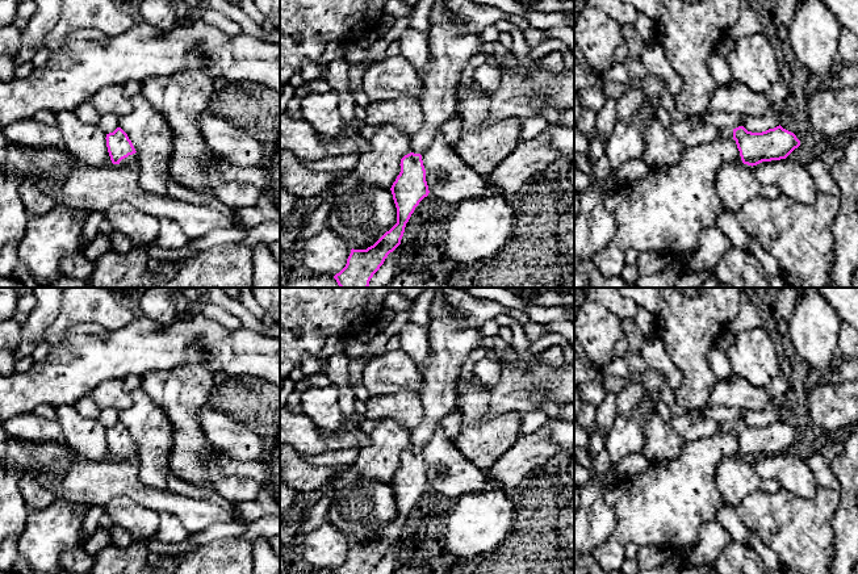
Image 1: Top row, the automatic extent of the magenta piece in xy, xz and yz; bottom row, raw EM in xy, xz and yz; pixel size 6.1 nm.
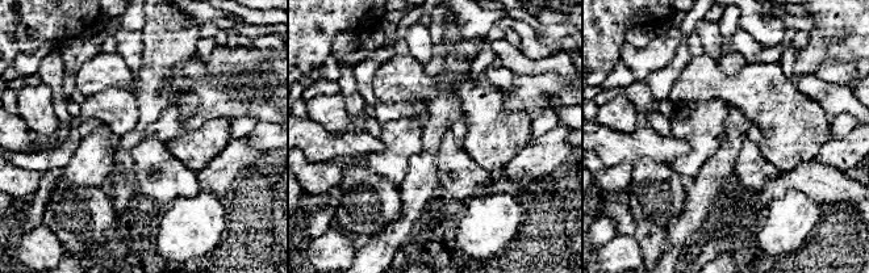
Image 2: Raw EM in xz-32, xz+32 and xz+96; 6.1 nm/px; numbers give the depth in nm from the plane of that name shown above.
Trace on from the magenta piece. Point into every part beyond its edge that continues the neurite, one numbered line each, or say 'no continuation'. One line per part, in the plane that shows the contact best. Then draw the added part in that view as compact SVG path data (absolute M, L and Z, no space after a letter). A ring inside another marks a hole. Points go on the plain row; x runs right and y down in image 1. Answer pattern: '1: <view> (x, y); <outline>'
1: xy (130, 455); M135 447L135 448L133 448L133 449L129 449L129 451L125 452L125 453L122 453L122 454L120 456L120 458L131 461L131 460L135 460L135 458L137 458L137 453L138 453L138 449L137 449L137 447Z

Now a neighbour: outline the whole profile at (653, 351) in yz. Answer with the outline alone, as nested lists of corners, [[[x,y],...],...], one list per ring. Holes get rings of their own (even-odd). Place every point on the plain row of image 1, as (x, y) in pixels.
[[[654,332],[646,336],[639,352],[648,366],[660,373],[670,389],[677,389],[683,380],[681,369],[674,364],[661,338]]]

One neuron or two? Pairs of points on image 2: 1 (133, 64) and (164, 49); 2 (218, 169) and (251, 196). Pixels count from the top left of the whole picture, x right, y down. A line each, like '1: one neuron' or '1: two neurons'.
1: two neurons
2: two neurons

